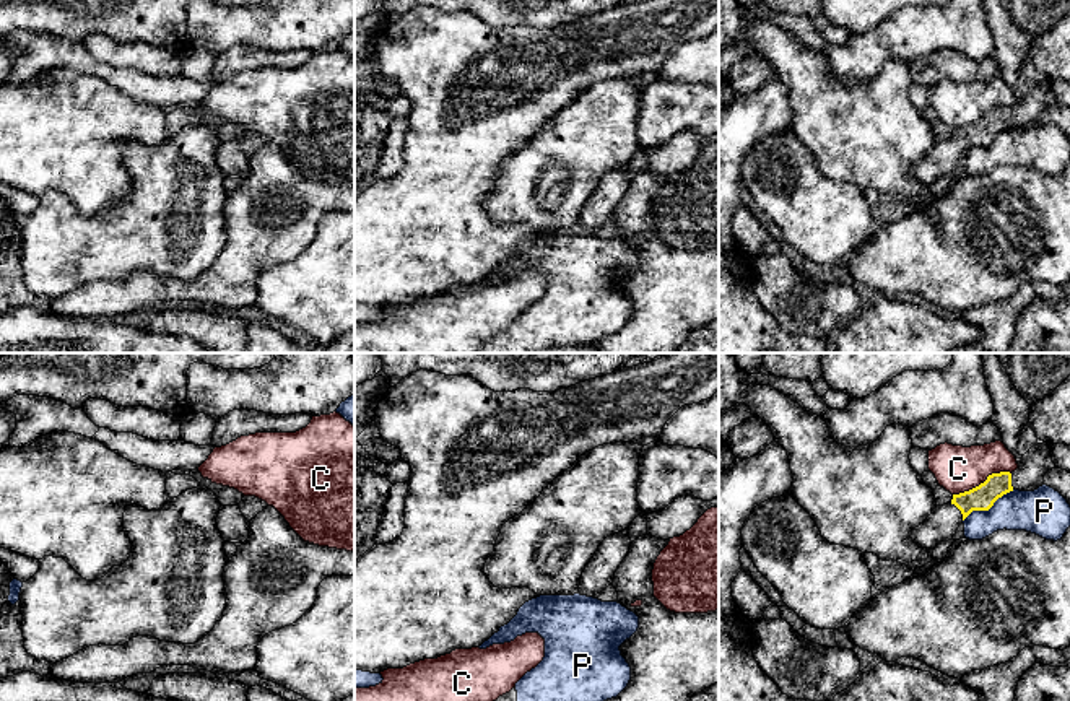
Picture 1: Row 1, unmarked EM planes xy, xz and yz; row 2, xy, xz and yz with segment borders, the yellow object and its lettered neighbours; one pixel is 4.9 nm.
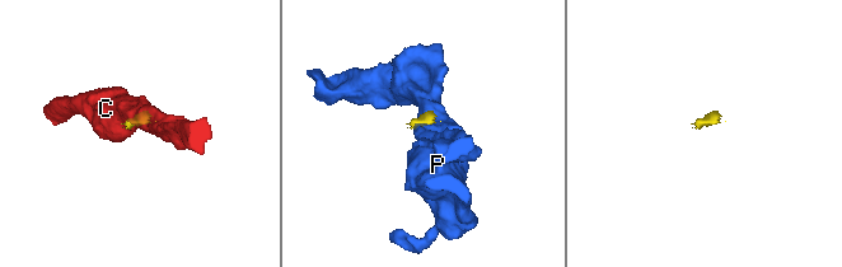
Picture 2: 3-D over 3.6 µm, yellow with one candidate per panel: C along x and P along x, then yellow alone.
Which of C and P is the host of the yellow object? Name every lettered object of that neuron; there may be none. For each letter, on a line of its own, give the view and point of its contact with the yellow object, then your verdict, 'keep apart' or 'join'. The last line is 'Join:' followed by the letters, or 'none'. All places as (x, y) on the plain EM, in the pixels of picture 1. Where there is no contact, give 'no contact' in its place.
C: yz (981, 119) | keep apart
P: yz (987, 145) | keep apart
Join: none

